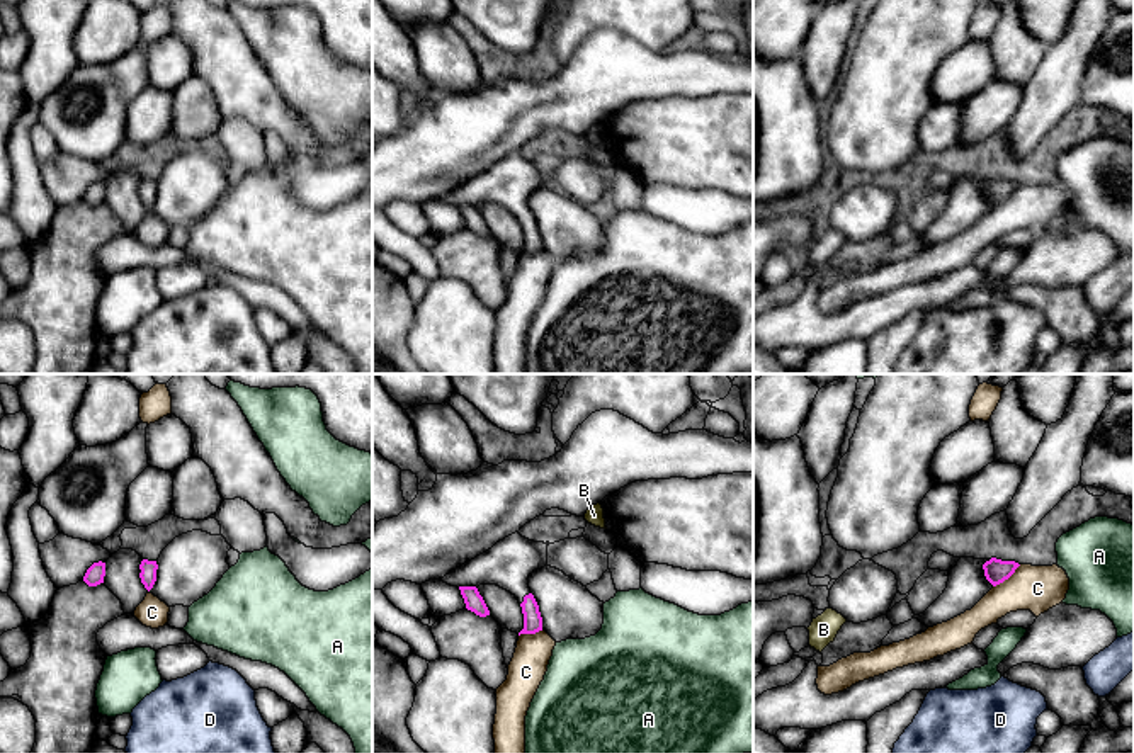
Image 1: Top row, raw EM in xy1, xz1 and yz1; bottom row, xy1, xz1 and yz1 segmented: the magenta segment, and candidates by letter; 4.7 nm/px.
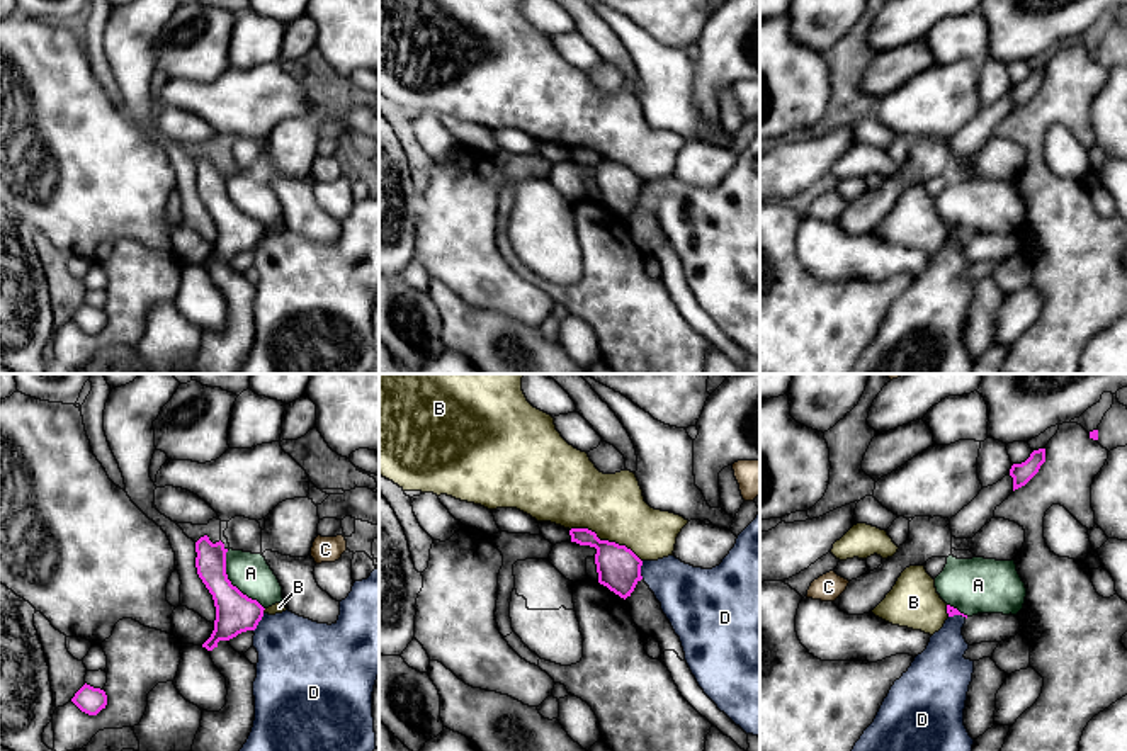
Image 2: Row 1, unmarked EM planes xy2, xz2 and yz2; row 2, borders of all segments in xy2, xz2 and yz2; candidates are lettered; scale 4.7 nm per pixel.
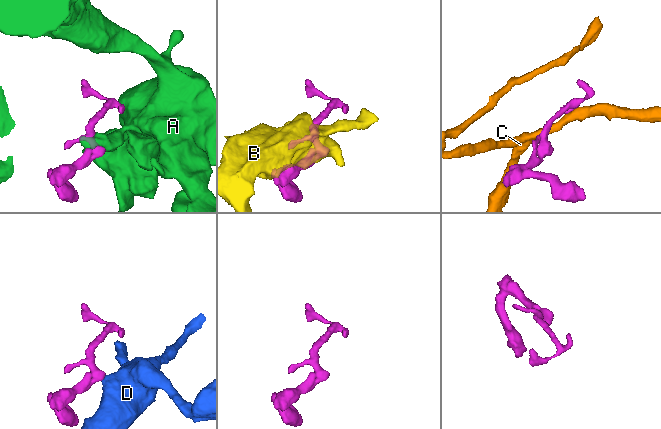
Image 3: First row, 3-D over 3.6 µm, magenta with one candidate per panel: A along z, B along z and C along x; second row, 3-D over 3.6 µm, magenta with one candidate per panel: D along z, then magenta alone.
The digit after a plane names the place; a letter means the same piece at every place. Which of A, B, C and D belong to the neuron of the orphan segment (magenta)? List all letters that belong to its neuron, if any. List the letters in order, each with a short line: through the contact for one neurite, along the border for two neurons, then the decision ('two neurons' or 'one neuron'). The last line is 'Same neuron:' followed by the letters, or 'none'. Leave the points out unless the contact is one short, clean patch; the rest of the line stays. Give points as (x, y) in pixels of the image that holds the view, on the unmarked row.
A: two neurons
B: two neurons
C: yz1 (1020, 184), (993, 206) | two neurons
D: xz2 (643, 180), (641, 197) | two neurons
Same neuron: none

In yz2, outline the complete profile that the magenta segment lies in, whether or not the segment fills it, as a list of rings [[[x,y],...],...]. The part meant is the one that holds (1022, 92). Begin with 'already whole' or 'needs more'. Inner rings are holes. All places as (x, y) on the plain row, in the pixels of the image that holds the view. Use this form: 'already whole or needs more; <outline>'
already whole; [[[1045,68],[1034,70],[1022,83],[1013,83],[1010,95],[1013,97],[1013,110],[1025,105],[1045,82]]]

